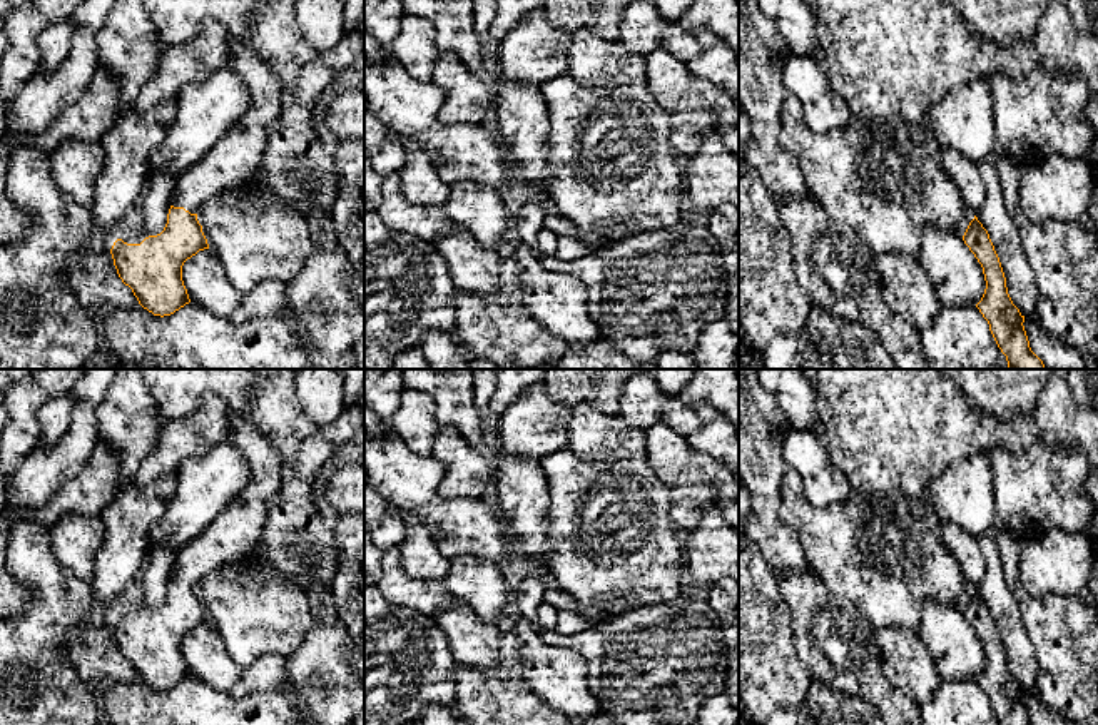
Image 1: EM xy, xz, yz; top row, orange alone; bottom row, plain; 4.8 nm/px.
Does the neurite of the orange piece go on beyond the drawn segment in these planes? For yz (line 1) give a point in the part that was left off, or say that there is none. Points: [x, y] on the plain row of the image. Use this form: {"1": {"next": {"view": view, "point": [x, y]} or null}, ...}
{"1": {"next": null}}

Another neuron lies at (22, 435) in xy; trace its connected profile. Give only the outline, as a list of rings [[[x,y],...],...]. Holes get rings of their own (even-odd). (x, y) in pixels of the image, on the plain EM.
[[[37,369],[12,384],[3,399],[8,423],[0,433],[0,513],[7,510],[7,479],[40,444],[38,408],[69,393],[89,369]]]

